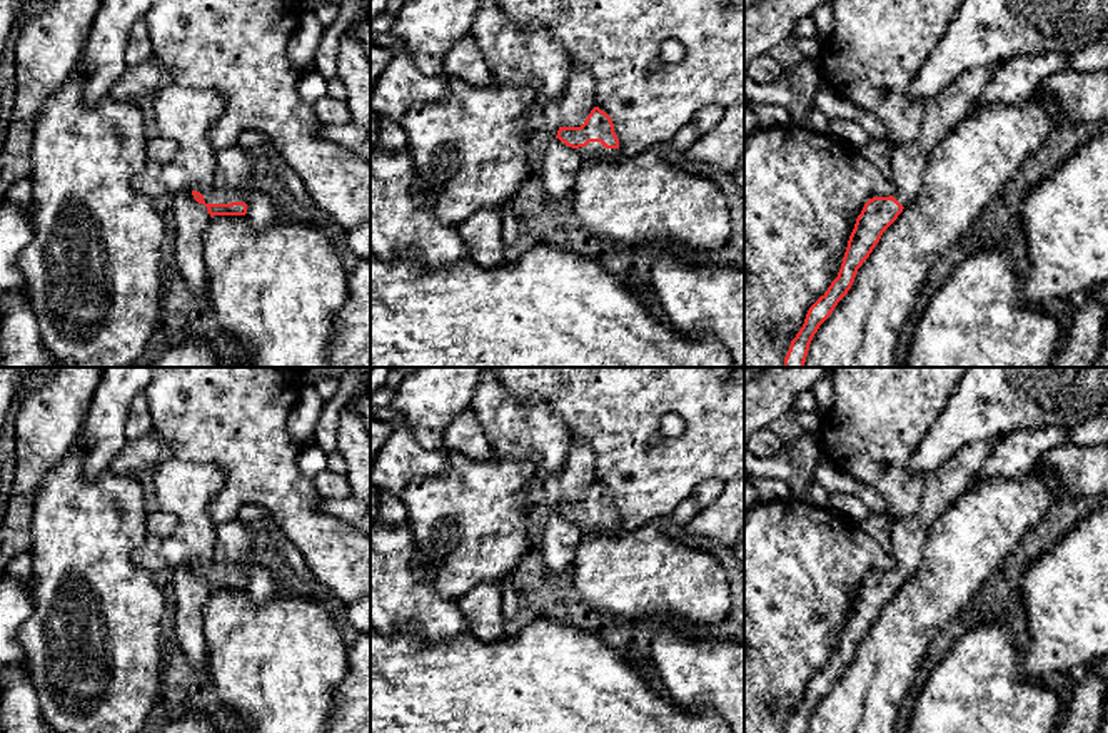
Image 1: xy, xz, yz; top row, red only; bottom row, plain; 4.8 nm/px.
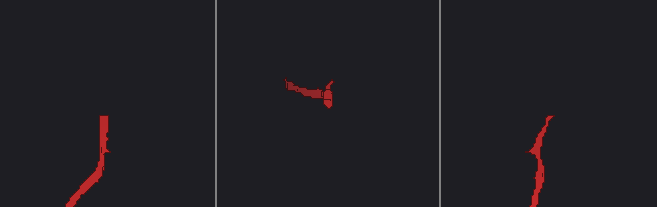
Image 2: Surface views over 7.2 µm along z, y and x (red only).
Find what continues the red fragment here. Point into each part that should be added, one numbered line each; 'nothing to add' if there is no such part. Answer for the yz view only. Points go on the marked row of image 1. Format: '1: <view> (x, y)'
1: yz (951, 106)

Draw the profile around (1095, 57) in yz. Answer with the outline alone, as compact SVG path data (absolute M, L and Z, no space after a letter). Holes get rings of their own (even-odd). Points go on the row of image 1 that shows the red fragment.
M1108 35L1071 53L1070 68L1078 72L1108 70Z

